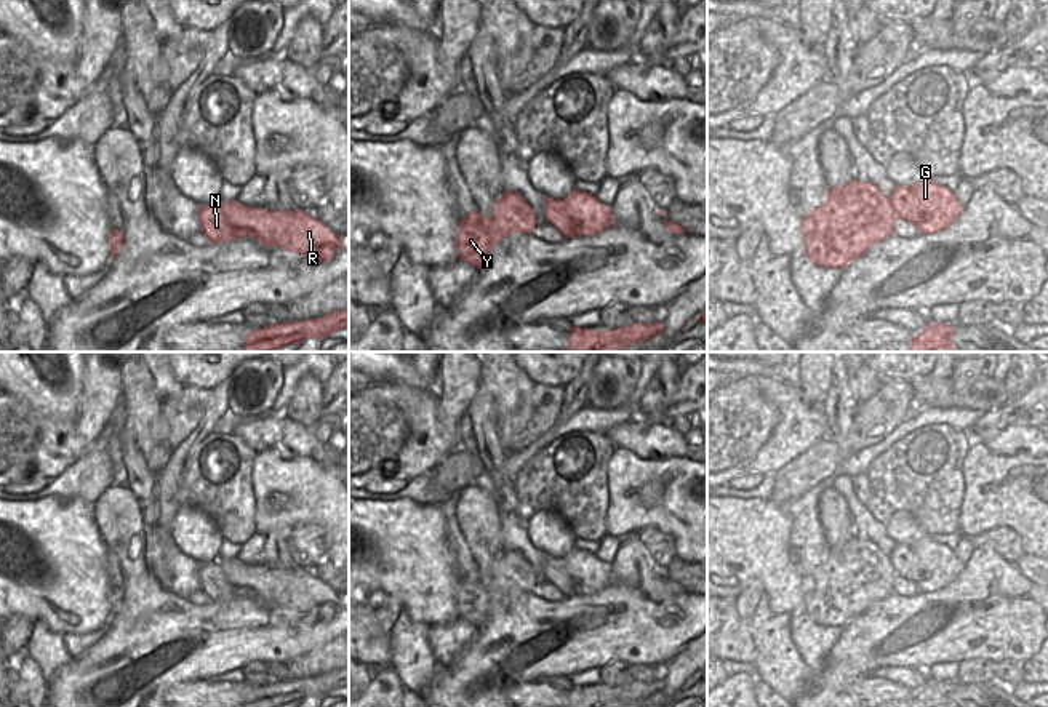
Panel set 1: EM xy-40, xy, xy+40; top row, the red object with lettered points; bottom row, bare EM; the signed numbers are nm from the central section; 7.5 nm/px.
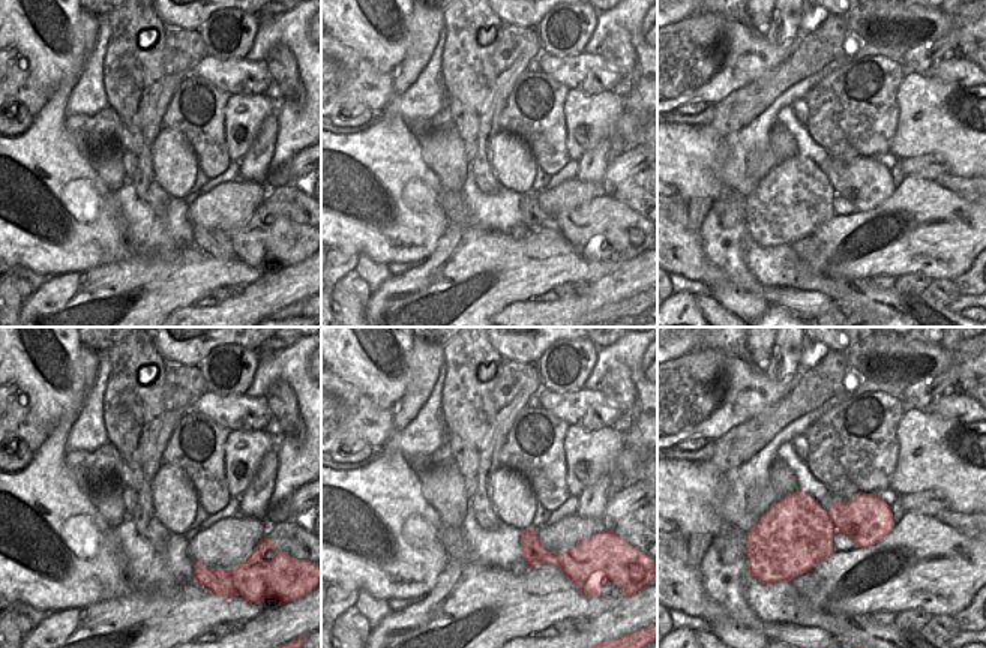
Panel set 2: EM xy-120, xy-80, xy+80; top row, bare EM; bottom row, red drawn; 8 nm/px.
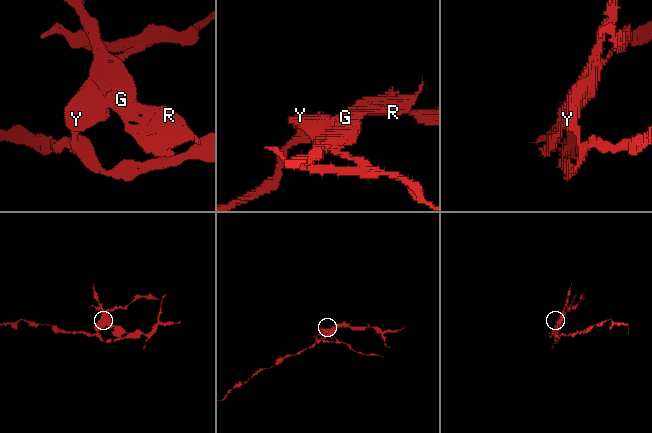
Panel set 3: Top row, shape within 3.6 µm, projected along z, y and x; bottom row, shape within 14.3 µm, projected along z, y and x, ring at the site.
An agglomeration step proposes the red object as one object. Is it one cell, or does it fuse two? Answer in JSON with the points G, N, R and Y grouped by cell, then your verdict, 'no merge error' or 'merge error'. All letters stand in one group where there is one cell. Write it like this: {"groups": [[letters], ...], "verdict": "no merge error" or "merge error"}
{"groups": [["G", "R", "Y"], ["N"]], "verdict": "merge error"}

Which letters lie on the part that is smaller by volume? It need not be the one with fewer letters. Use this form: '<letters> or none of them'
N

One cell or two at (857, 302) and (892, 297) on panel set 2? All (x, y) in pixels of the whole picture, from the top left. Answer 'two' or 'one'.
one

